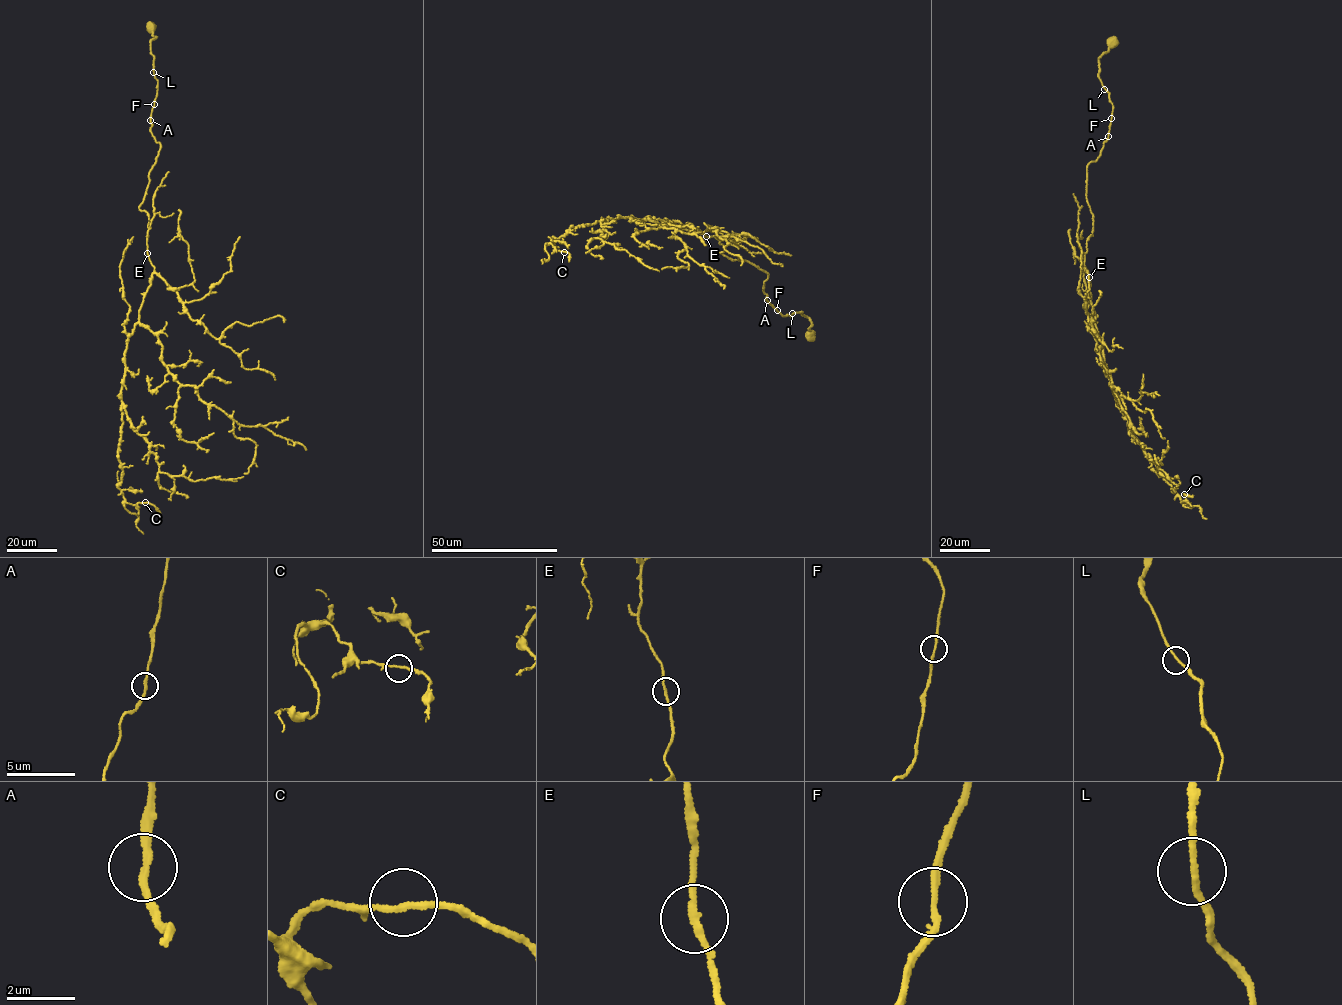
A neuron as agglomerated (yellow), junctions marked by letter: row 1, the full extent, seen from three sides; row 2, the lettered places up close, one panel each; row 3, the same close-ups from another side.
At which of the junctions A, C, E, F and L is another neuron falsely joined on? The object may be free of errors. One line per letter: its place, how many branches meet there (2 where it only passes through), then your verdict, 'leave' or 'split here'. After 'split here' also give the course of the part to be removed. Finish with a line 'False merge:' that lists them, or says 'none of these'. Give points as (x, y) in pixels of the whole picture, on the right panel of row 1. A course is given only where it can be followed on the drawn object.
A: (1108, 136) | 2 | leave
C: (1184, 494) | 2 | leave
E: (1089, 277) | 2 | leave
F: (1111, 118) | 2 | leave
L: (1104, 89) | 2 | leave
False merge: none of these

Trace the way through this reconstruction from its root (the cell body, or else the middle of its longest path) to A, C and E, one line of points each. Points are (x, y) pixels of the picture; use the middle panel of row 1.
A: (810, 335), (811, 320), (802, 312), (784, 316), (767, 300)
C: (810, 335), (802, 312), (767, 301), (766, 272), (713, 235), (620, 216), (572, 225), (549, 243), (564, 252)
E: (810, 335), (811, 320), (802, 312), (784, 316), (767, 301), (766, 272), (724, 255), (719, 241), (706, 237)

